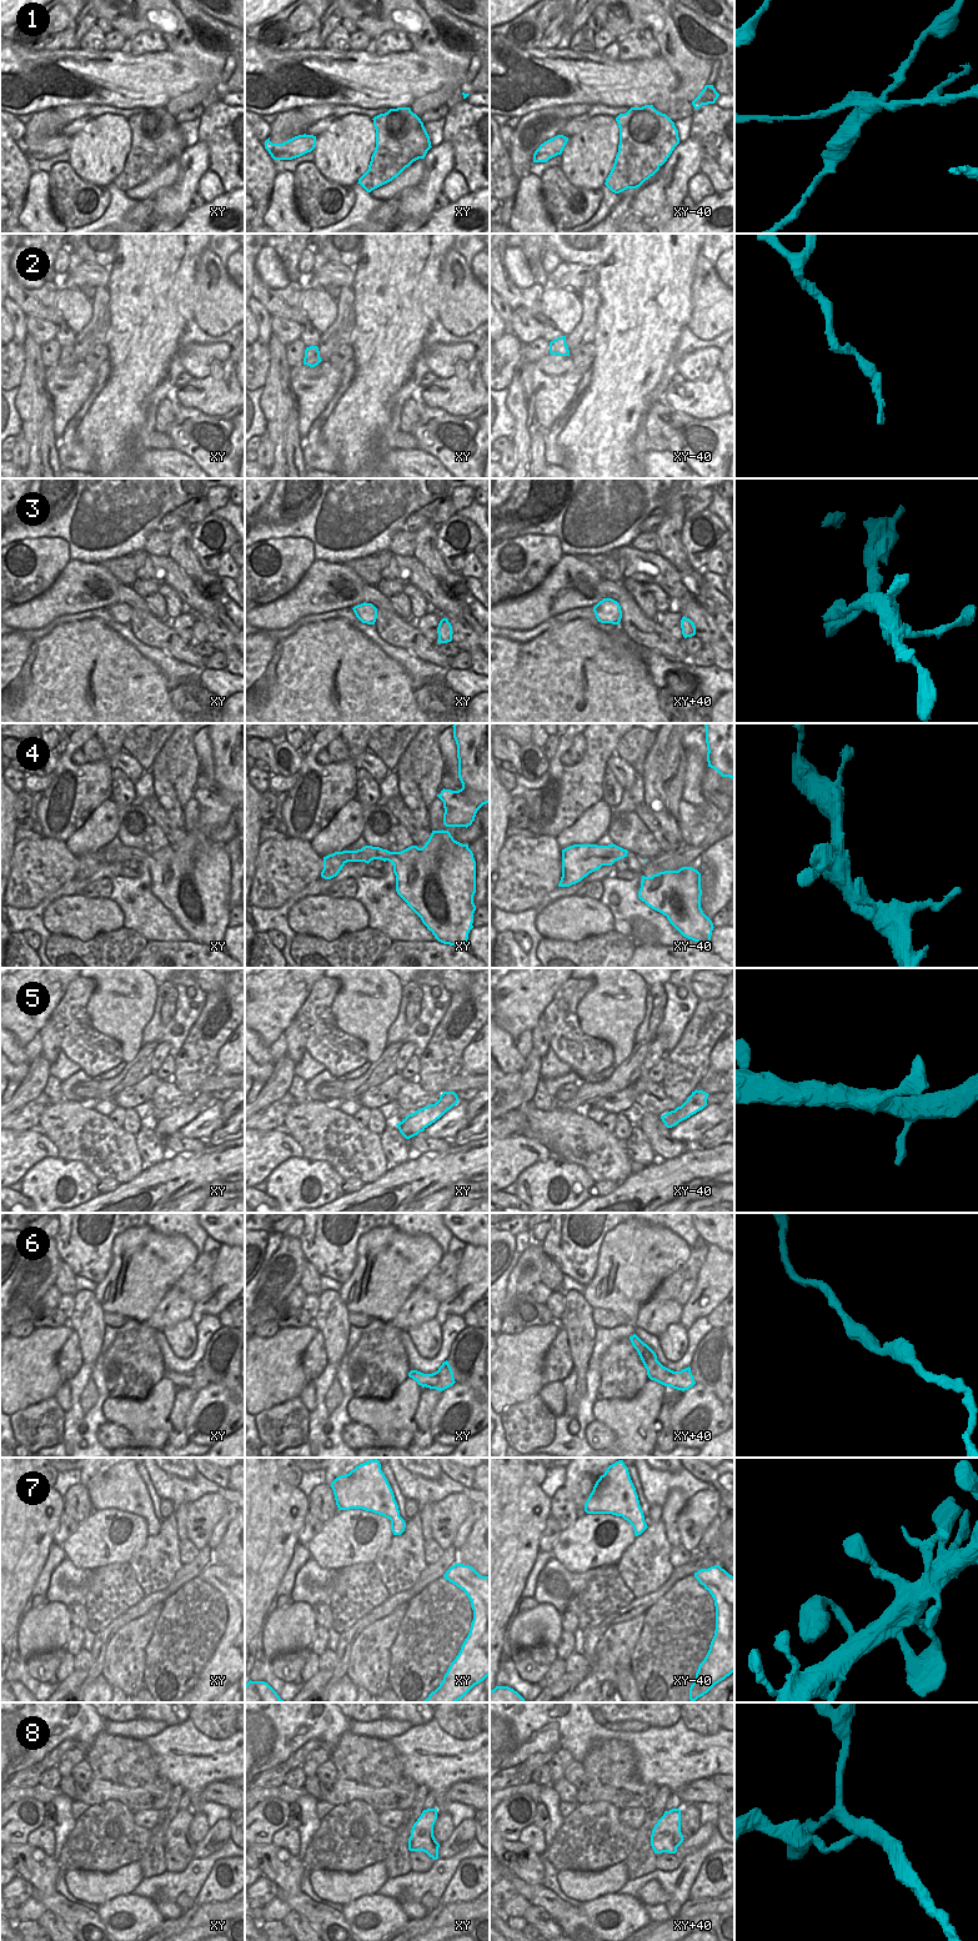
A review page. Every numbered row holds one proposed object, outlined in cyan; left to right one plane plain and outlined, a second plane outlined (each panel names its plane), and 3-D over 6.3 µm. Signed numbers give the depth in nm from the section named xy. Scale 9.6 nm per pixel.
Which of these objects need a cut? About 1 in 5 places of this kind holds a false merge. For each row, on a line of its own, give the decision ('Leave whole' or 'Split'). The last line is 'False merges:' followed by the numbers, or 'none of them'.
1: Split
2: Leave whole
3: Leave whole
4: Leave whole
5: Leave whole
6: Leave whole
7: Leave whole
8: Leave whole
False merges: 1.

